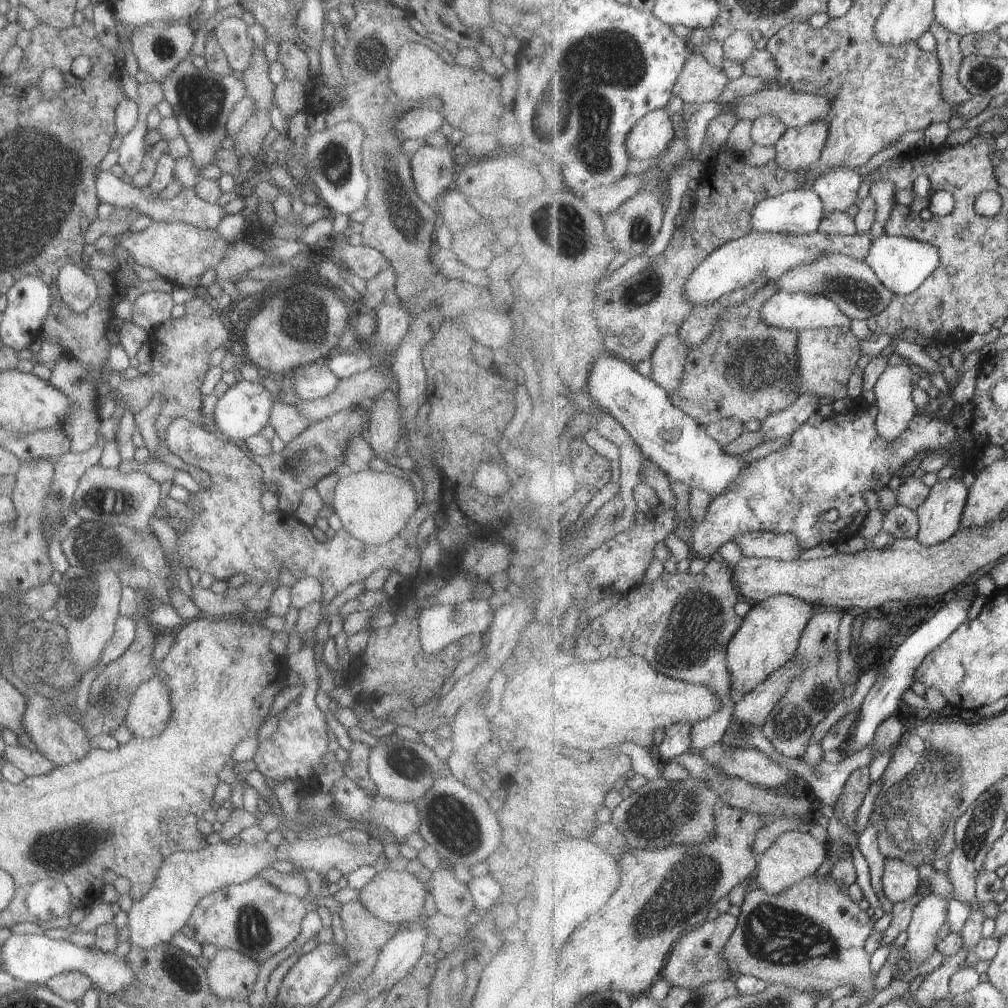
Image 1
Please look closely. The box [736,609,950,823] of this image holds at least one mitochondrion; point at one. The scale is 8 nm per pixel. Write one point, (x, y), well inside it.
(792, 724)

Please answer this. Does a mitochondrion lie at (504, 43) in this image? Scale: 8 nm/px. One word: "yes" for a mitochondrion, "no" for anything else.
no

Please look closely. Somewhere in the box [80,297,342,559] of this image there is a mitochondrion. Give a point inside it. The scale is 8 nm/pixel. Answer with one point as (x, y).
(106, 500)

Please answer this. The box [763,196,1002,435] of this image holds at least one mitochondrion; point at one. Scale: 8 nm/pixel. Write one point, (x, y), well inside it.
(859, 294)

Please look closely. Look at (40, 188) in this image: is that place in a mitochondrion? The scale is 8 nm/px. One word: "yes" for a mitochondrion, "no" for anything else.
yes

